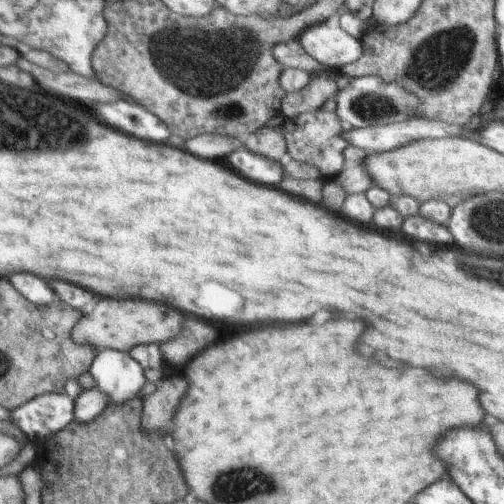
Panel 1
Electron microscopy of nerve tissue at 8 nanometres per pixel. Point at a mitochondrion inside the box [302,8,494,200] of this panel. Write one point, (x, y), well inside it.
(438, 61)

